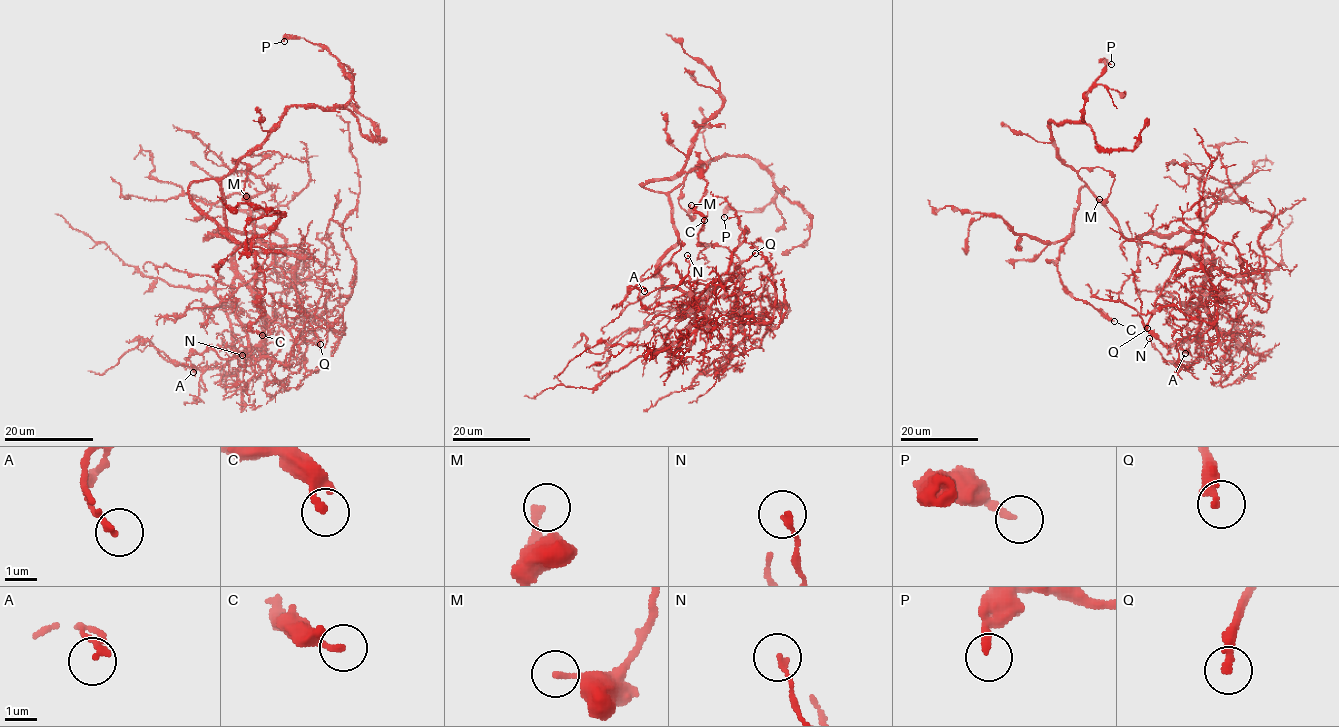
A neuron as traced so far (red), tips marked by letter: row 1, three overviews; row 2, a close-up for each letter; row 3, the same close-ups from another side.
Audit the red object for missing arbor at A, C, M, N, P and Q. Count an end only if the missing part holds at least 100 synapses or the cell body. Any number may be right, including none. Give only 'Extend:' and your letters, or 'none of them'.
Extend: Q

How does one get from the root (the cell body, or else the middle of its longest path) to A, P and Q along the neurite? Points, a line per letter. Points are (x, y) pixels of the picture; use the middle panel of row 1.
A: (669, 287), (700, 300), (681, 317), (680, 306), (692, 303), (646, 308), (637, 298), (644, 291)
P: (669, 287), (658, 272), (677, 241), (669, 193), (712, 160), (752, 157), (783, 190), (756, 211), (724, 217)
Q: (669, 287), (681, 288), (701, 299), (728, 279), (755, 253)

